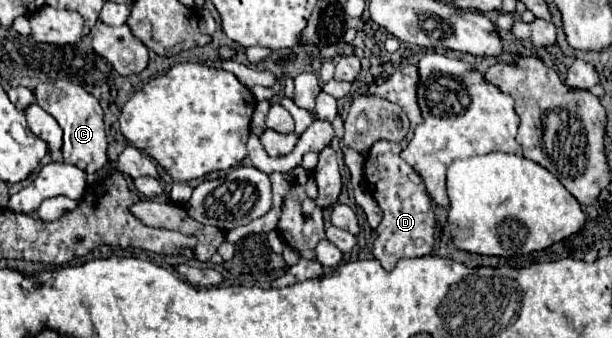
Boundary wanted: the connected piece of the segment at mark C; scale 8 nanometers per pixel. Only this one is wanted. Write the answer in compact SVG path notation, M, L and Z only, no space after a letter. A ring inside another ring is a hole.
M70 80L38 84L34 96L38 106L44 108L50 116L54 116L63 130L64 162L78 166L86 174L100 170L108 162L108 158L106 158L106 134L104 134L102 107L98 104L98 100L92 94L88 94L82 86Z

